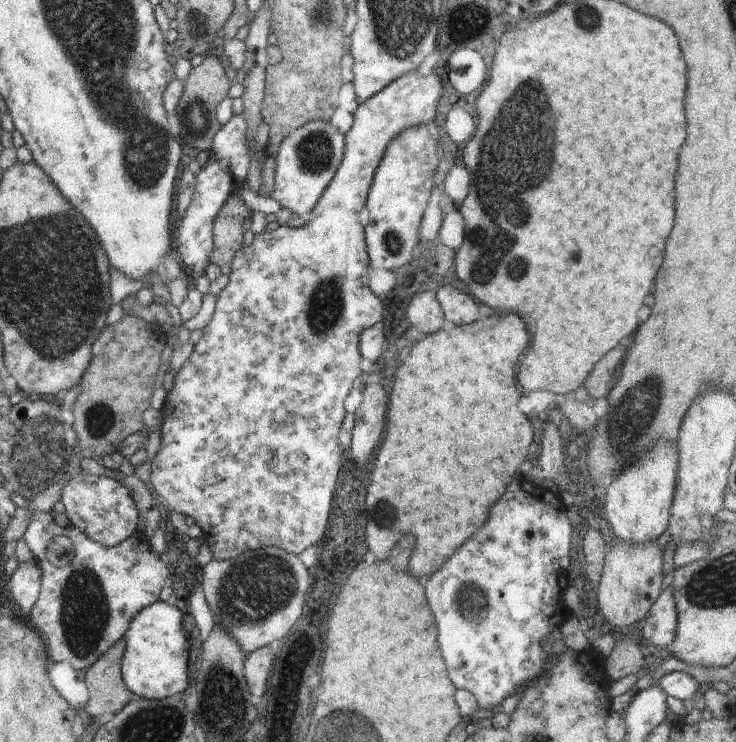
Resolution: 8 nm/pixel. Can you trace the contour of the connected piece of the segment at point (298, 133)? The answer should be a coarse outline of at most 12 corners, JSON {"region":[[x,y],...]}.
{"region":[[310,121],[276,156],[272,197],[308,219],[345,135]]}

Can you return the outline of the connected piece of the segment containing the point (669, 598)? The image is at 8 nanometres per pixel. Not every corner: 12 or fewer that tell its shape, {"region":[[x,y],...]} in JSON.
{"region":[[670,586],[645,616],[640,634],[660,656],[677,631],[677,608]]}

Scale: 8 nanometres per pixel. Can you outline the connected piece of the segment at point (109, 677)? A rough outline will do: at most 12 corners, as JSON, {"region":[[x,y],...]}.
{"region":[[119,638],[82,673],[86,712],[116,714],[136,695],[124,684]]}

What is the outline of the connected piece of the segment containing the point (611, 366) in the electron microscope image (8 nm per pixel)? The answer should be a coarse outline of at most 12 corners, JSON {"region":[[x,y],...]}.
{"region":[[622,346],[595,364],[583,384],[591,397],[609,394],[626,354]]}

